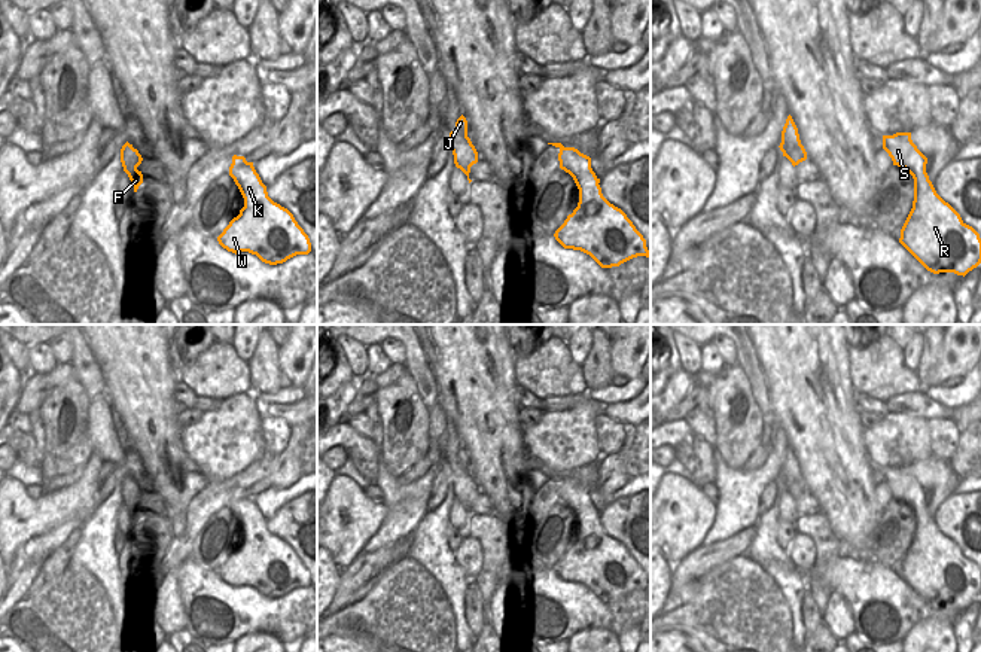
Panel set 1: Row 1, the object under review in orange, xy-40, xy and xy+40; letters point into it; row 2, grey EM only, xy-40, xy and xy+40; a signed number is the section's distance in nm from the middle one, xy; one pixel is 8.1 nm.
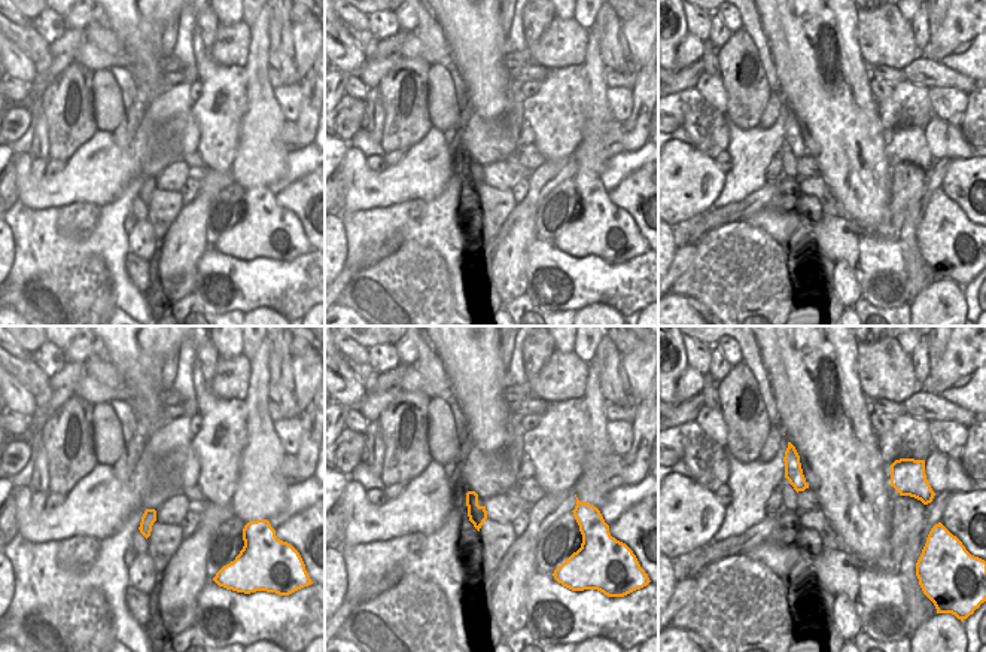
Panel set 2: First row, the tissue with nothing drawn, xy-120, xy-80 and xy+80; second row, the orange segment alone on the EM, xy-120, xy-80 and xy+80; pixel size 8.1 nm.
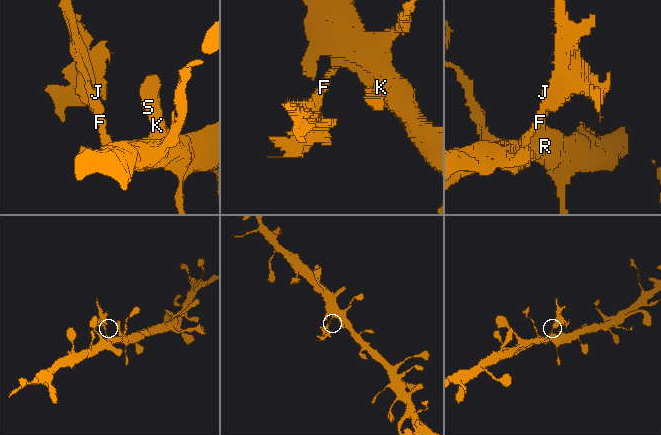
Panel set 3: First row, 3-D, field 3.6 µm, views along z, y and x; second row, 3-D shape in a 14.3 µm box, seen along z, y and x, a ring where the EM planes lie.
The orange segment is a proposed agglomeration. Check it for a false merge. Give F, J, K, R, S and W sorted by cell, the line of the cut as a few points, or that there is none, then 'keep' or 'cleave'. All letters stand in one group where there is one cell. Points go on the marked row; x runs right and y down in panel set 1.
groups F K R S W / J; cut xy (468, 137), (459, 137), (453, 151); cleave

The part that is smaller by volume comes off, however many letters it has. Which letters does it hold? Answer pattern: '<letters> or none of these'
J

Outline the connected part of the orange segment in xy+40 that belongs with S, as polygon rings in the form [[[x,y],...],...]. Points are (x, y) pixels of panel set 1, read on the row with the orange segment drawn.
[[[911,132],[883,135],[883,149],[893,165],[905,168],[914,179],[913,208],[901,229],[899,243],[930,272],[954,272],[966,275],[981,263],[980,234],[966,225],[960,214],[945,202],[935,191],[926,173],[927,158],[911,140]]]

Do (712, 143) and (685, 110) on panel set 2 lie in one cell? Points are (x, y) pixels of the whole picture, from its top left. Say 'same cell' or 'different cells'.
same cell

